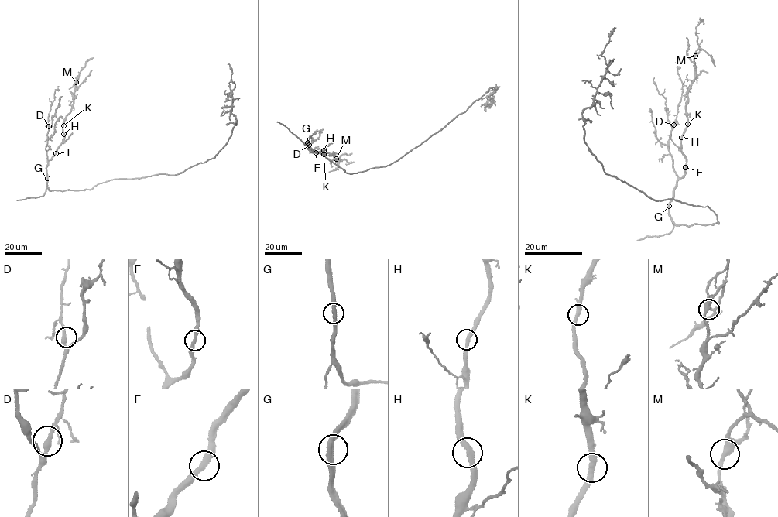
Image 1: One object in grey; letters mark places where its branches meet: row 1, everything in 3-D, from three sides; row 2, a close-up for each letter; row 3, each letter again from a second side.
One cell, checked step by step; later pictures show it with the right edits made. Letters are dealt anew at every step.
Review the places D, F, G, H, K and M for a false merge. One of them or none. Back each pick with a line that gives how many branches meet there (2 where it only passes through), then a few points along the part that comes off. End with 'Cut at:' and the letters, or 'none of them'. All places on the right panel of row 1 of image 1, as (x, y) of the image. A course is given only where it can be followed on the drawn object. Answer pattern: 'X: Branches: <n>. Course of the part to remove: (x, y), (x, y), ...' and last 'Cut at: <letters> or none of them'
Cut at: none of them

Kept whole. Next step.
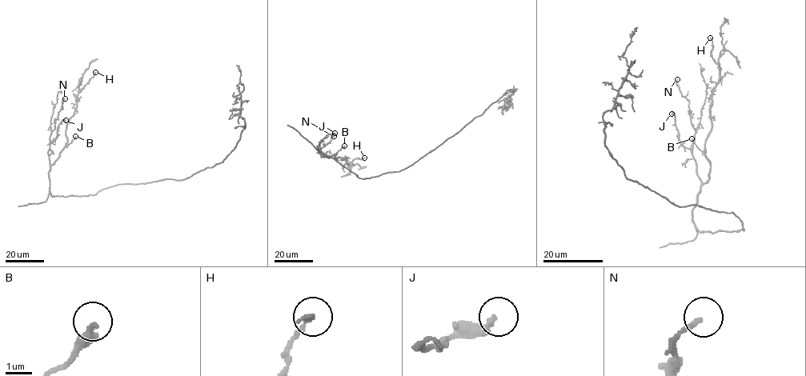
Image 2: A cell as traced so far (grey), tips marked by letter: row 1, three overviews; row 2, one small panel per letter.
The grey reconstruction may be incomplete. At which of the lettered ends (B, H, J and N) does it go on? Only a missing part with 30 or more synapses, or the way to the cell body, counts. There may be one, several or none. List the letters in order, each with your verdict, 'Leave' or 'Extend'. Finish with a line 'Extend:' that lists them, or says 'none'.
B: Leave
H: Leave
J: Leave
N: Leave
Extend: none

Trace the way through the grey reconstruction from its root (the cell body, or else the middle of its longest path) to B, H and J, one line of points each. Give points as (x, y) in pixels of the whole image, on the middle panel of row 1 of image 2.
B: (392, 172), (360, 178), (325, 154), (318, 146), (318, 150), (323, 157), (329, 158), (344, 146)
H: (392, 172), (359, 178), (318, 146), (323, 157), (336, 154), (334, 158), (344, 158), (346, 163), (364, 158)
J: (392, 172), (360, 178), (325, 154), (318, 146), (318, 152), (317, 148), (320, 142), (326, 135), (334, 133)

